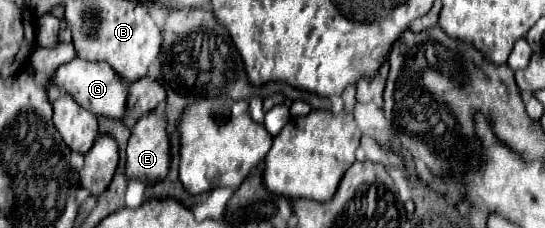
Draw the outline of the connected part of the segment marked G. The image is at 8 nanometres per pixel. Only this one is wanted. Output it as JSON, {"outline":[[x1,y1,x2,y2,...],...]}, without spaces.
{"outline":[[74,58,68,64,62,64,54,70,54,74,48,78,48,86,58,86,58,88,66,90,84,110,88,110,96,116,122,118,122,108,126,108,128,84,122,84,122,80,118,80,114,76,114,70,108,64]]}

